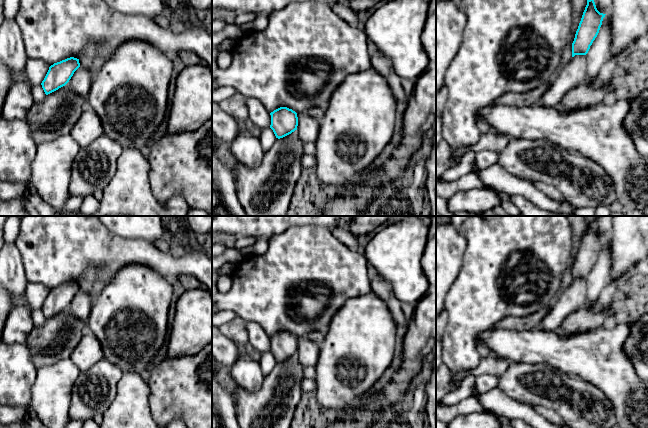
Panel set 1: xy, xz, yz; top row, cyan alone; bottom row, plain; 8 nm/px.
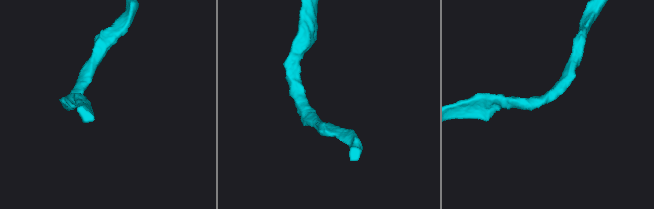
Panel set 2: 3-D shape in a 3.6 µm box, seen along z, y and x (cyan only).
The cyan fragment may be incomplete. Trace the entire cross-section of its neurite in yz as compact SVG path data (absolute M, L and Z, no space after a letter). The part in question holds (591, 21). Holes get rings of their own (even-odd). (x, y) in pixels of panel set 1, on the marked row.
M587 0L572 43L572 58L558 71L549 89L542 95L540 105L558 107L565 94L585 80L586 54L599 33L605 15L597 10L594 0Z

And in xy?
M70 57L54 63L42 81L41 85L46 95L68 85L77 95L87 98L98 64L93 69L82 67L79 59Z

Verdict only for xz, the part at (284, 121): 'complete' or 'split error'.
split error

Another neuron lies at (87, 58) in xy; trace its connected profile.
M93 43L88 44L79 55L80 66L93 69L95 66L95 46Z

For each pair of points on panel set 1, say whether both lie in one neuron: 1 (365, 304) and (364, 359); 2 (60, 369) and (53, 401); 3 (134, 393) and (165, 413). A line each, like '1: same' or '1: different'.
1: same
2: same
3: different

